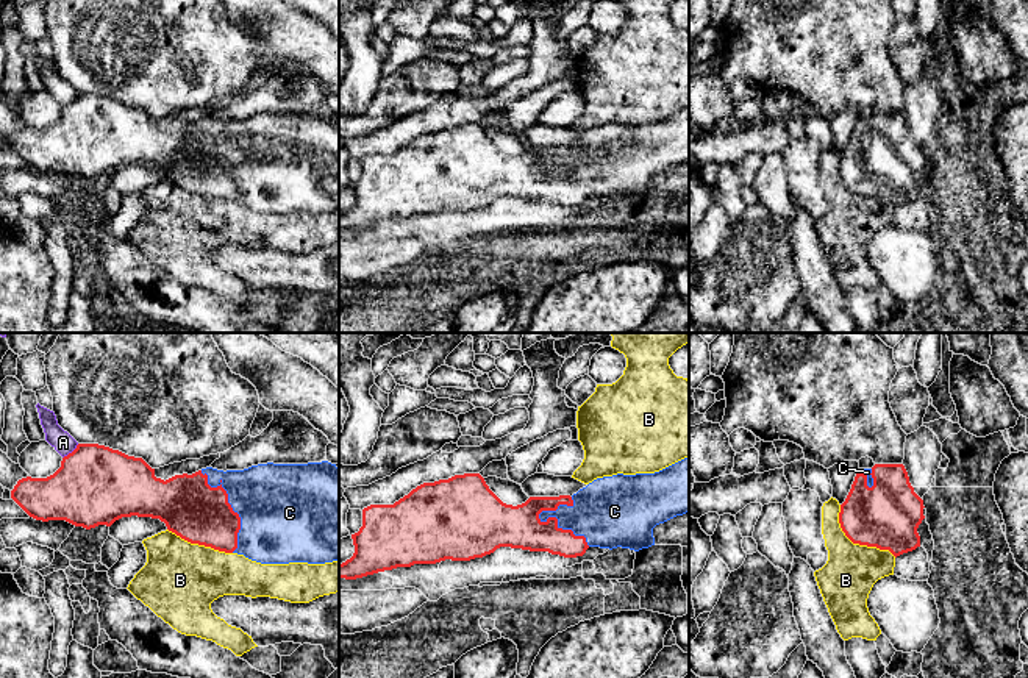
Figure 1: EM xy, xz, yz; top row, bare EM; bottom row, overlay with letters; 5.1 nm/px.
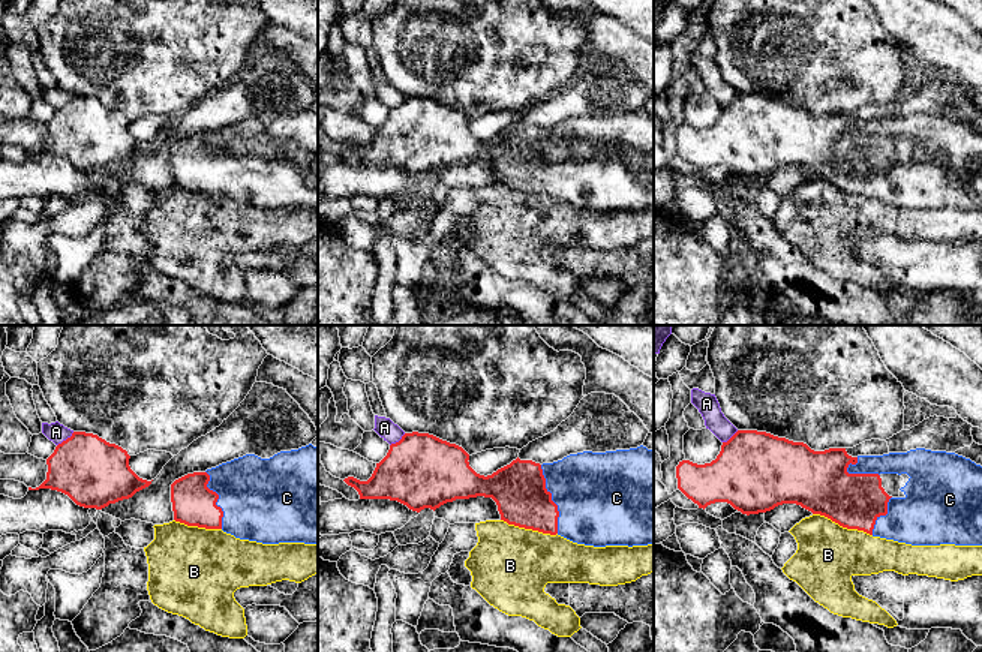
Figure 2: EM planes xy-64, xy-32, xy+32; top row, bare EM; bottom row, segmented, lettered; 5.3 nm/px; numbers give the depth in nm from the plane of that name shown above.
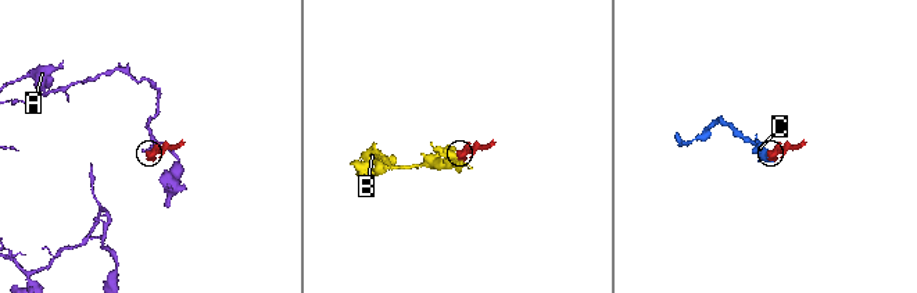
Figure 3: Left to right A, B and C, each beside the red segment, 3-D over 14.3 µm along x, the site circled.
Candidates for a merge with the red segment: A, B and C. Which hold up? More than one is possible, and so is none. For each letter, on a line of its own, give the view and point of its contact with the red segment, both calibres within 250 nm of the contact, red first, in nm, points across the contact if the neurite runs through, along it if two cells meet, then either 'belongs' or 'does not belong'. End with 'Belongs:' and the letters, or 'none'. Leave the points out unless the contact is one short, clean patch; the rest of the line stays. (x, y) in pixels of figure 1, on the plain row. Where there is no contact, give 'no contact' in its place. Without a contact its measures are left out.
A: meets red in xy at (72, 102); 400 nm thick on the red side, 110 nm on the other; does not belong
B: meets red in yz at (856, 192); 340 nm thick on the red side, 280 nm on the other; does not belong
C: meets red in xz at (561, 178); 220 nm thick on the red side, 340 nm on the other; belongs
Belongs: C

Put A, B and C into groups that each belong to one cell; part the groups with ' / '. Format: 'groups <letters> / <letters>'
groups A / B / C

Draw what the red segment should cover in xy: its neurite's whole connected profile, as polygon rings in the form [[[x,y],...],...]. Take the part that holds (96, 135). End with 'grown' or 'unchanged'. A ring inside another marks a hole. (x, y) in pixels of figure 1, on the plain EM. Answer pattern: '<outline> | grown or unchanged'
[[[78,94],[47,128],[22,128],[11,148],[33,169],[66,170],[86,180],[111,177],[122,167],[152,167],[166,173],[181,189],[225,203],[237,203],[261,214],[325,214],[339,209],[339,119],[328,111],[308,114],[258,114],[244,120],[202,119],[169,130],[155,127],[142,108],[128,106],[98,94]]] | grown

